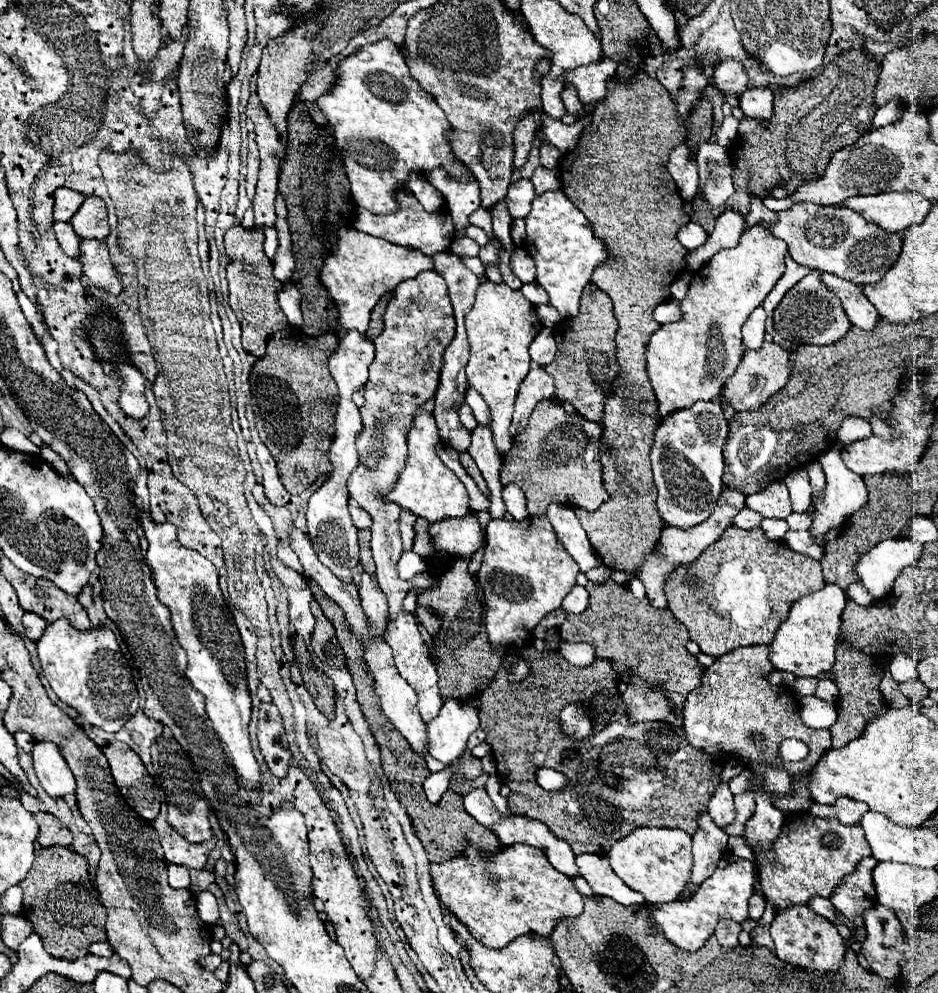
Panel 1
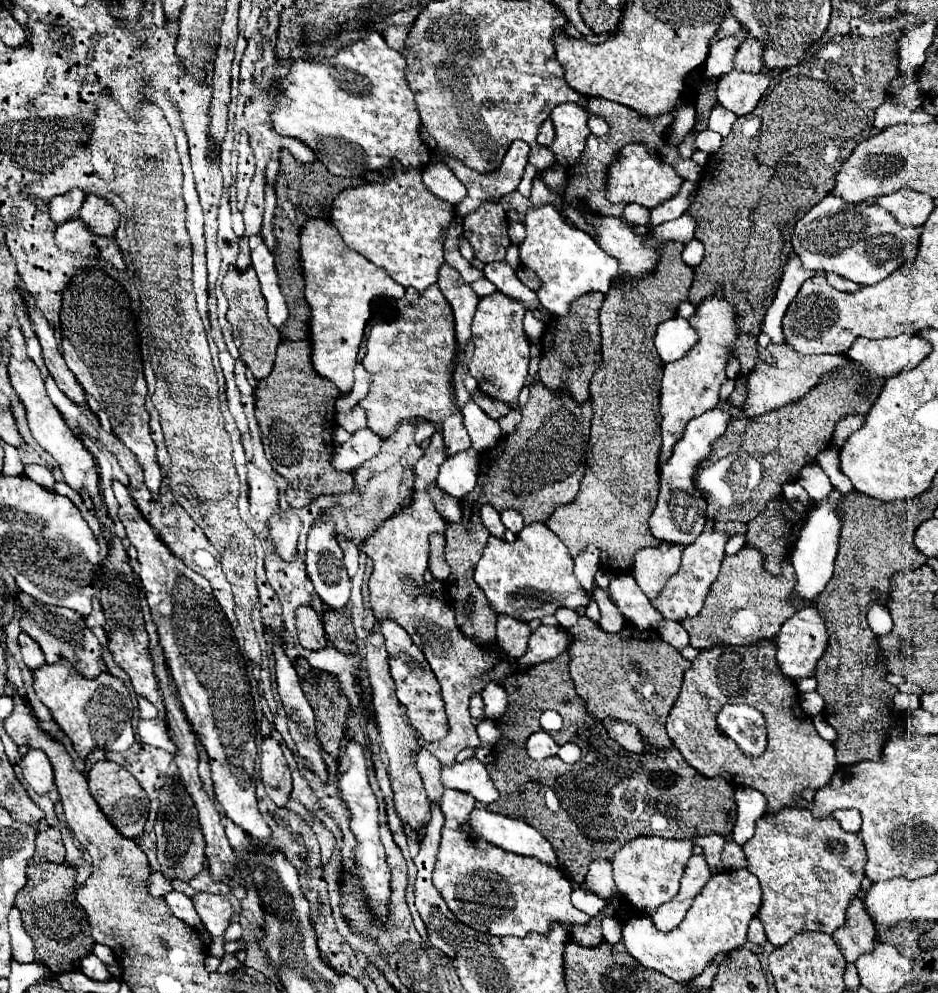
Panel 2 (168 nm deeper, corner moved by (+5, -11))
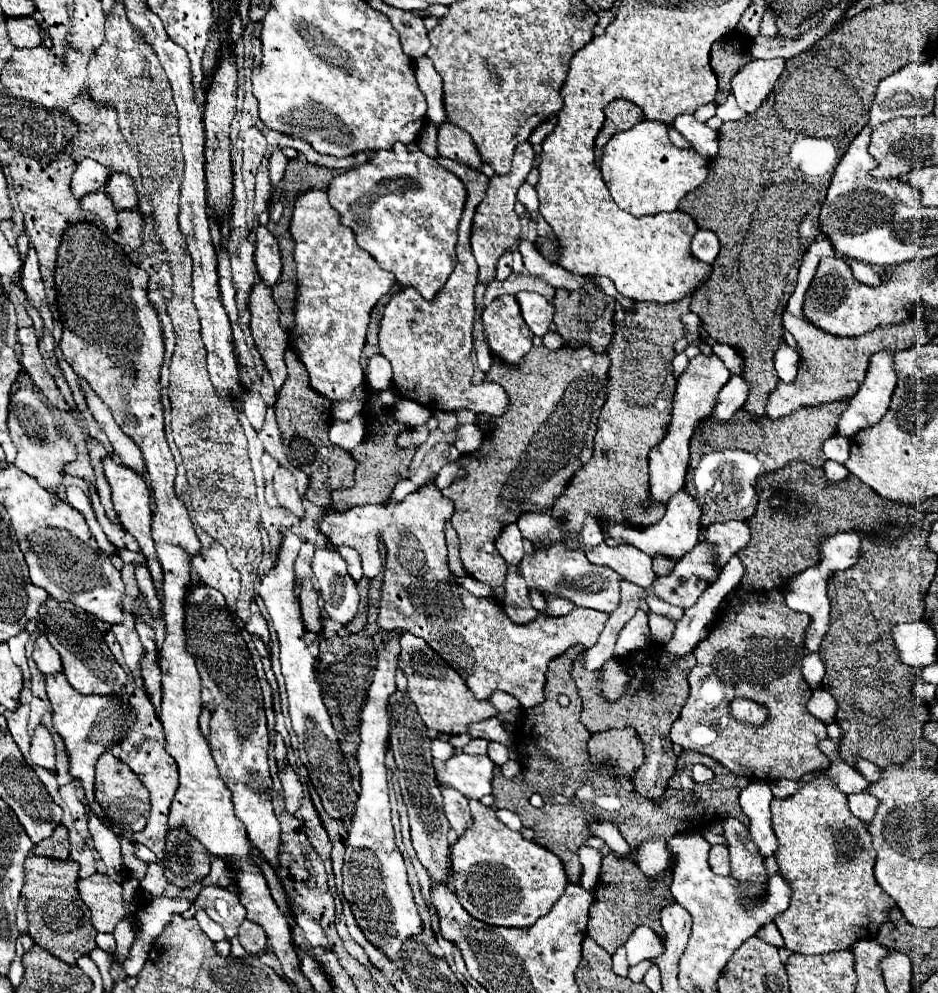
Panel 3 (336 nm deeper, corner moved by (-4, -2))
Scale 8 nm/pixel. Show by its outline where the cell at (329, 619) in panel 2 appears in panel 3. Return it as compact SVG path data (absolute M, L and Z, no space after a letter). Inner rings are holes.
M364 579L364 587L362 587L362 583L360 583L360 591L362 591L362 593L360 593L360 609L358 609L354 621L346 625L346 629L348 629L350 633L362 631L364 625L366 625L366 613L368 613L368 585L370 585L370 579Z

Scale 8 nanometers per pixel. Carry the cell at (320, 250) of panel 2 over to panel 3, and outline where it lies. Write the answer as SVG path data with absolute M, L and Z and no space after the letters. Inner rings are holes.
M308 189L298 195L294 203L294 215L290 221L290 233L294 239L294 261L296 261L296 299L294 299L294 329L288 333L290 347L298 353L300 363L304 363L310 387L330 401L346 401L364 383L364 371L360 367L360 353L366 339L366 327L370 321L370 311L376 301L390 291L396 279L380 269L374 259L358 247L354 233L340 225L338 213L330 207L324 191Z

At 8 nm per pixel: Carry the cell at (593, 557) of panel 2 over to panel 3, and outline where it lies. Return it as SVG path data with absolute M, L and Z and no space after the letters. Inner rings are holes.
M588 517L584 521L584 527L580 531L580 537L584 543L588 543L590 547L598 545L598 543L604 543L604 535L602 535L602 529L600 529L600 521L598 519L592 519Z

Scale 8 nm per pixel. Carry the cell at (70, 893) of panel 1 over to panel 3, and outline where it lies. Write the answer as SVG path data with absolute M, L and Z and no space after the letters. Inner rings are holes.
M30 855L24 865L22 895L28 901L30 935L36 945L44 947L68 965L76 965L82 955L96 949L96 929L90 923L90 911L78 895L78 863L72 859L58 861Z

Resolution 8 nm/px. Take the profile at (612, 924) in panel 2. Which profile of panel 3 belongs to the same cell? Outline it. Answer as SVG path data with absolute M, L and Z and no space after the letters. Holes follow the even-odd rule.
M620 947L612 959L614 959L614 963L612 963L614 973L620 975L620 977L626 977L626 975L628 975L628 967L630 967L628 961L626 961L626 949Z

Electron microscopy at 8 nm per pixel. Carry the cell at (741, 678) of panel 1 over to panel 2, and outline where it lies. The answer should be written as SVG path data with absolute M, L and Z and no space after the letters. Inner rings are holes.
M775 644L713 646L703 650L683 676L679 698L667 718L667 734L689 766L699 774L723 776L733 786L751 786L767 798L767 814L787 806L799 806L797 798L807 790L825 786L837 770L835 748L823 740L807 714L797 704L797 686L779 672ZM745 702L757 708L767 722L767 750L757 758L745 756L739 746L717 726L717 714L725 704Z

